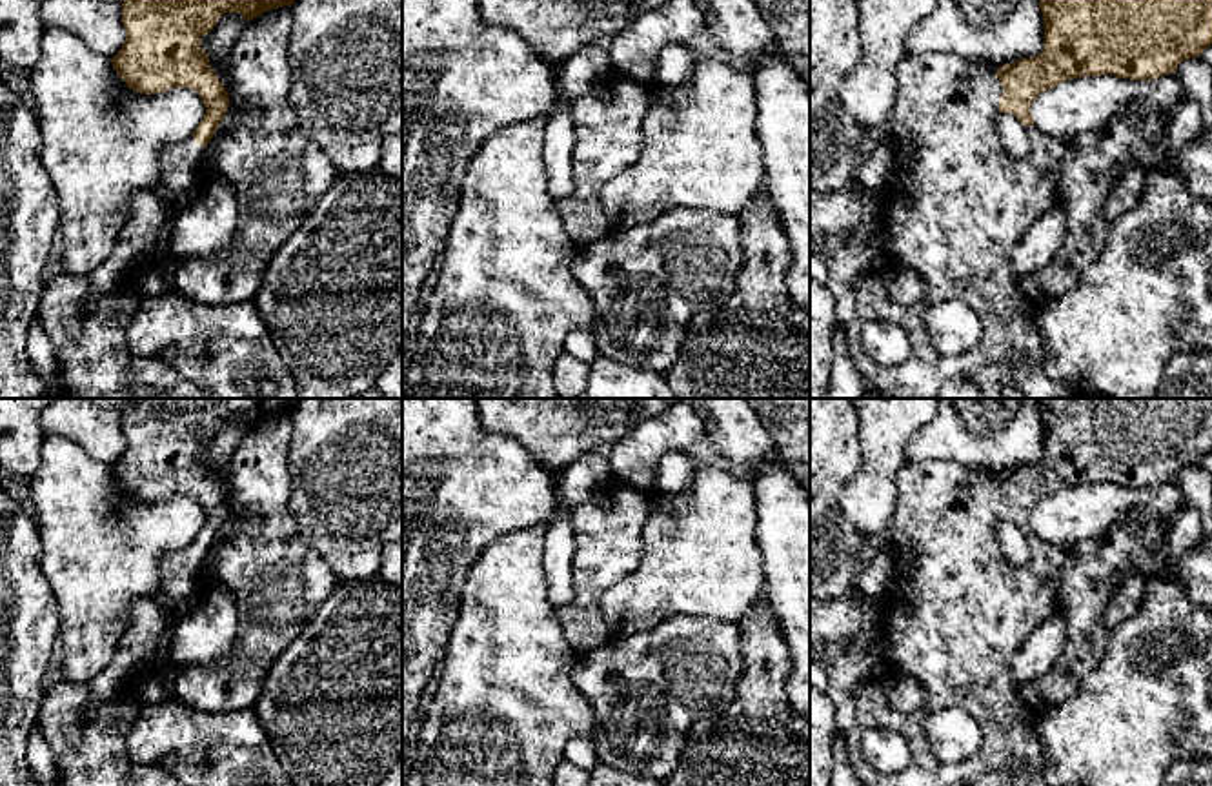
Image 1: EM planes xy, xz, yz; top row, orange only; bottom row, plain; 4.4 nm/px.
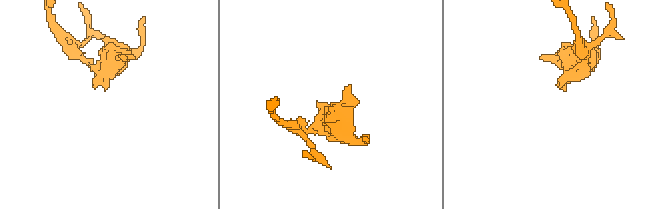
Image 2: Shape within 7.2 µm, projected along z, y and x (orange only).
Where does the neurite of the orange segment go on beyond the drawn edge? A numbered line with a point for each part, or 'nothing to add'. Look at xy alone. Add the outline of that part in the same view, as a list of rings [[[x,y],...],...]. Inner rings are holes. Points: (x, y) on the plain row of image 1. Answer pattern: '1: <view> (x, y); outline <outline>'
1: xy (179, 588); outline [[[193,544],[175,549],[162,559],[158,590],[153,600],[158,602],[177,622],[187,615],[200,597],[200,569],[206,553],[200,553]]]

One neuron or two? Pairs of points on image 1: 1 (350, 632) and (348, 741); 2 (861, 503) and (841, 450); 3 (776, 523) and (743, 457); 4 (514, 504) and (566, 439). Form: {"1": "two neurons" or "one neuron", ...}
{"1": "one neuron", "2": "two neurons", "3": "two neurons", "4": "two neurons"}

